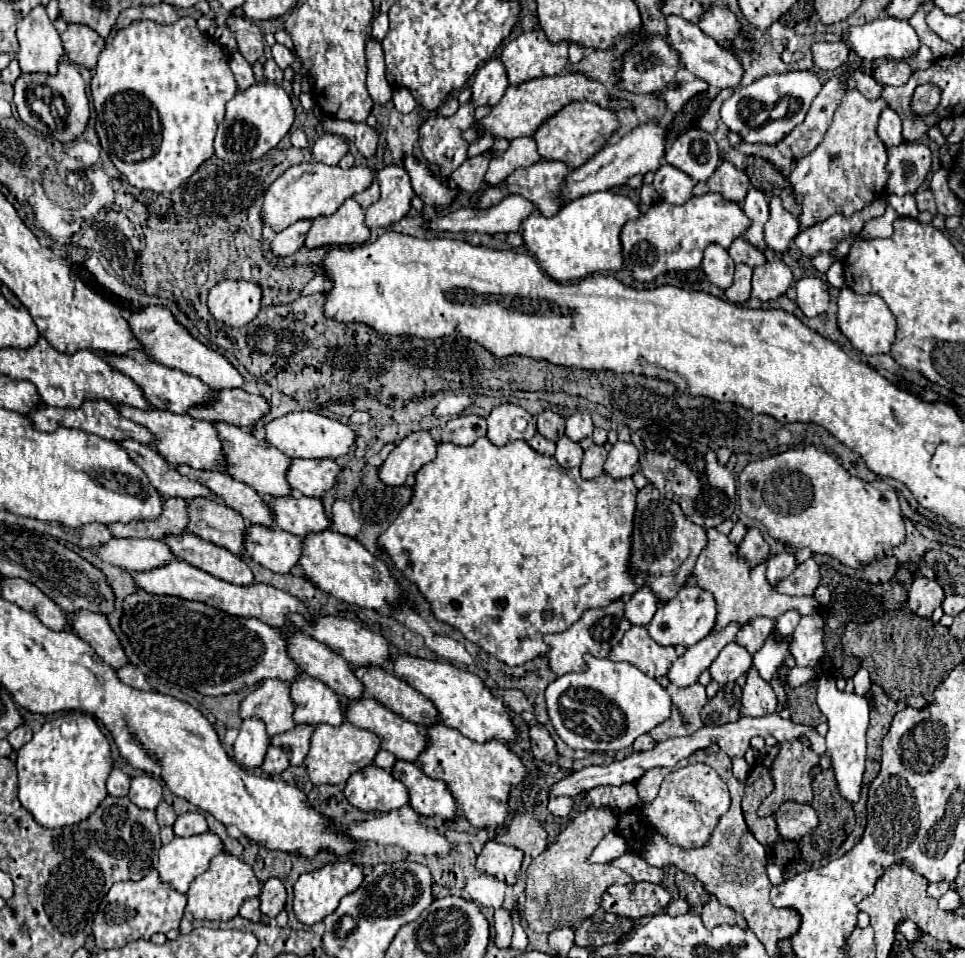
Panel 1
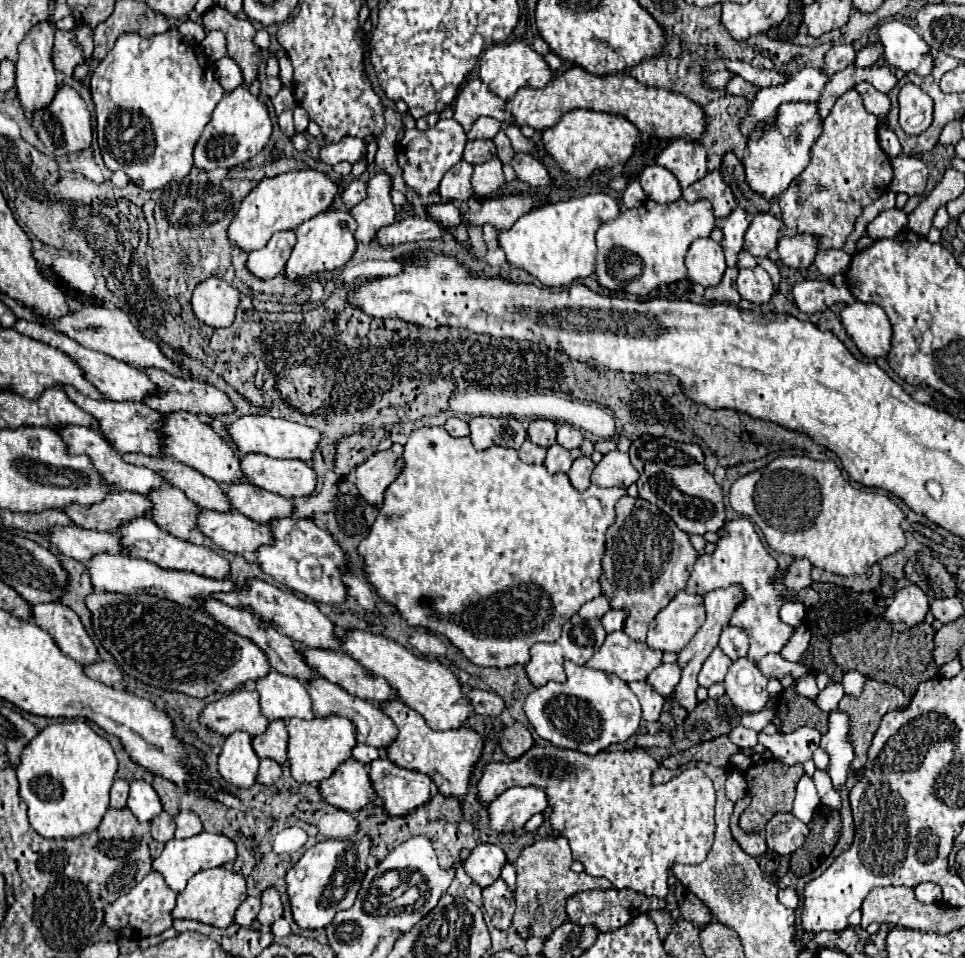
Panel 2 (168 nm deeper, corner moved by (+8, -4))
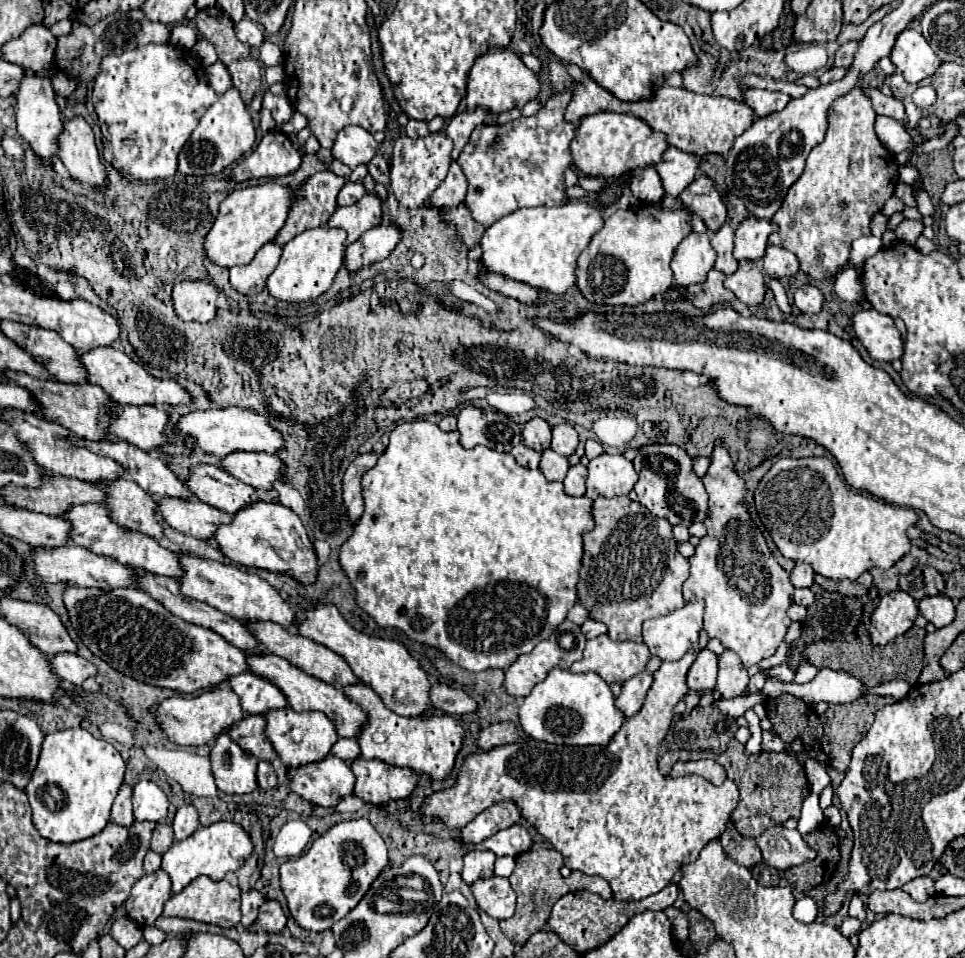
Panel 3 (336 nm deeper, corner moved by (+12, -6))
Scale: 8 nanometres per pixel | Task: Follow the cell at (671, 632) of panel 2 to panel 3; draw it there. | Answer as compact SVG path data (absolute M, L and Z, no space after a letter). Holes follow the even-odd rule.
M688 602L668 616L644 622L644 642L652 656L660 660L680 660L684 654L698 650L702 630L704 602Z

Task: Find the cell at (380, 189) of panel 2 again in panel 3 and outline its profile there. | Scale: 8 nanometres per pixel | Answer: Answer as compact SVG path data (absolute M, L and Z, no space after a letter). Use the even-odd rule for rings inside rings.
M368 192L362 200L358 200L352 206L346 208L336 208L336 212L330 216L328 226L330 228L342 228L346 230L346 246L356 242L366 230L374 228L380 224L382 218L382 202L376 194Z

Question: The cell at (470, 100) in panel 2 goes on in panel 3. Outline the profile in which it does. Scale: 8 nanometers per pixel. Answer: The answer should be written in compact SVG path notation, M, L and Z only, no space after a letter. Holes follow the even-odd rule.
M476 108L474 112L464 110L464 112L460 112L460 114L456 114L456 116L450 118L450 122L448 122L446 128L444 128L444 134L454 142L452 160L458 160L462 148L468 144L468 138L470 138L470 134L472 134L472 130L474 130L478 124L486 122L488 118L490 118L490 114L488 114L486 110L482 110L482 108Z

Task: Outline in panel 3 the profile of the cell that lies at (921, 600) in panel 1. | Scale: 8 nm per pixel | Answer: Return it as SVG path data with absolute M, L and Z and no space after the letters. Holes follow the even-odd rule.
M902 590L890 592L880 598L870 618L870 640L876 646L884 646L896 636L912 628L918 616L918 602Z

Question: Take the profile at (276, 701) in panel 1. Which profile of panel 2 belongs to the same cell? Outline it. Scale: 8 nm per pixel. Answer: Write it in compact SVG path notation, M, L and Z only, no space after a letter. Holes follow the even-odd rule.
M246 688L208 704L200 716L200 722L224 736L230 736L236 730L246 730L252 736L260 736L270 724L270 720L260 712L256 690Z

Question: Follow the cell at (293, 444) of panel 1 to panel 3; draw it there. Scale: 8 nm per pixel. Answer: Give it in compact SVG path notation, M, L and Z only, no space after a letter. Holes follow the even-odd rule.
M228 406L228 408L210 408L210 410L196 410L190 414L180 416L180 420L174 426L182 436L194 438L196 446L202 448L206 454L214 456L226 456L232 452L266 452L266 454L276 454L280 448L284 448L282 434L274 430L264 416L244 410L238 406Z

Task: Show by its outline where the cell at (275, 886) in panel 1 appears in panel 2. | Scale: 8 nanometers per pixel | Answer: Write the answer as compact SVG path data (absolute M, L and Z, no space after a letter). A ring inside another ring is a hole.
M266 888L262 892L262 906L258 912L258 922L262 926L270 926L274 920L282 916L282 902L276 888Z

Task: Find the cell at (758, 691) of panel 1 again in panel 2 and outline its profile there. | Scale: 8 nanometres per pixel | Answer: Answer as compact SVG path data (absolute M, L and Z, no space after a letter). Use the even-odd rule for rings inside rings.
M738 658L730 666L724 688L732 704L742 712L760 712L768 704L768 678L748 658Z

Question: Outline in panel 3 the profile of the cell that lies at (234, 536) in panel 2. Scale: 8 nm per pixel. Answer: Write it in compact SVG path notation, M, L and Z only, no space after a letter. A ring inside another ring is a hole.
M158 498L156 512L170 524L174 530L182 534L190 534L200 540L208 540L214 536L218 524L228 524L232 520L230 514L212 508L196 498Z

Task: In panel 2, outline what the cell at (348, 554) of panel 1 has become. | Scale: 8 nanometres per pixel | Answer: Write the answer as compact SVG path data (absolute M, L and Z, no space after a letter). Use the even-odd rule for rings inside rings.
M284 518L274 520L270 526L274 534L274 546L262 546L256 552L260 568L276 582L286 584L294 592L300 592L316 602L326 604L346 602L348 588L342 580L342 574L348 568L348 556L344 556L342 548L336 544L336 540L332 540L332 534L316 526L314 520Z

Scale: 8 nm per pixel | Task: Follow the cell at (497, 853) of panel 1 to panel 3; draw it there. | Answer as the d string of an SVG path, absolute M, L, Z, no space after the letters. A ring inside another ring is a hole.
M472 850L464 854L464 868L462 878L466 884L472 884L480 878L490 878L494 874L494 852L490 850Z

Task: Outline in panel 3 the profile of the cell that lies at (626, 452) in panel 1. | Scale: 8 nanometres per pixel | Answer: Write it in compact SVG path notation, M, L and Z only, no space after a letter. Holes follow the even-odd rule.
M602 454L588 464L588 492L596 496L624 496L638 480L634 466L622 454Z

